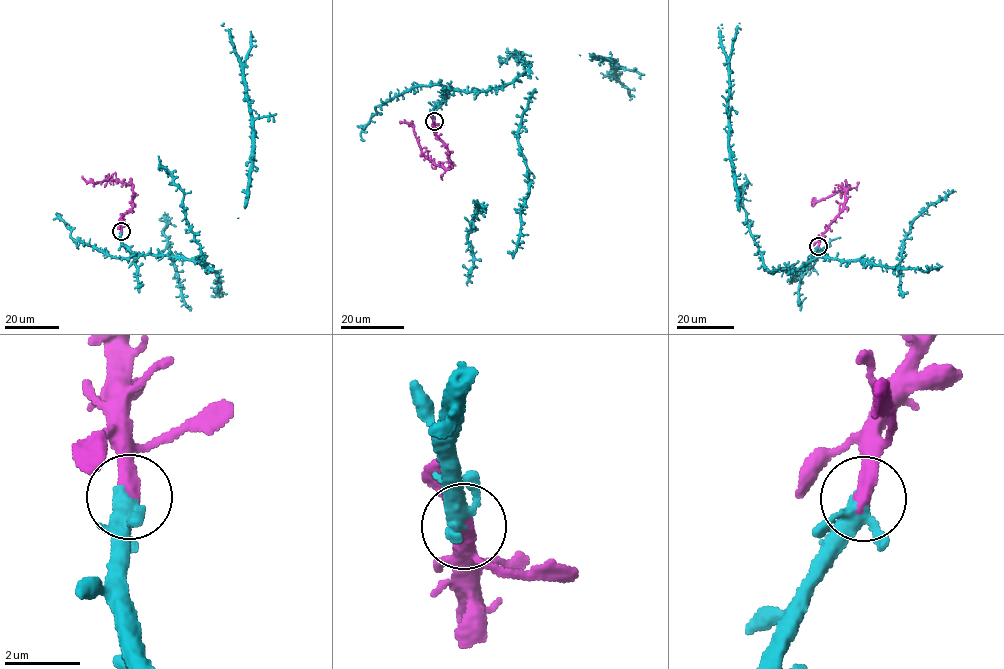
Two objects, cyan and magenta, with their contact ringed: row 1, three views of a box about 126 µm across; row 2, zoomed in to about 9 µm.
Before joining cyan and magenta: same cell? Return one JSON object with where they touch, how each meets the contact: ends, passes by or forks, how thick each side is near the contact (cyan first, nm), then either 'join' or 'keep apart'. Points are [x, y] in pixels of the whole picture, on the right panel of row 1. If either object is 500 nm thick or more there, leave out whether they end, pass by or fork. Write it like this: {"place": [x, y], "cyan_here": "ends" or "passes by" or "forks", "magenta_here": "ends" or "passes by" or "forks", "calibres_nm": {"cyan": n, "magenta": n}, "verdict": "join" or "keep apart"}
{"place": [818, 246], "cyan_here": "passes by", "magenta_here": "ends", "calibres_nm": {"cyan": 400, "magenta": 480}, "verdict": "join"}

